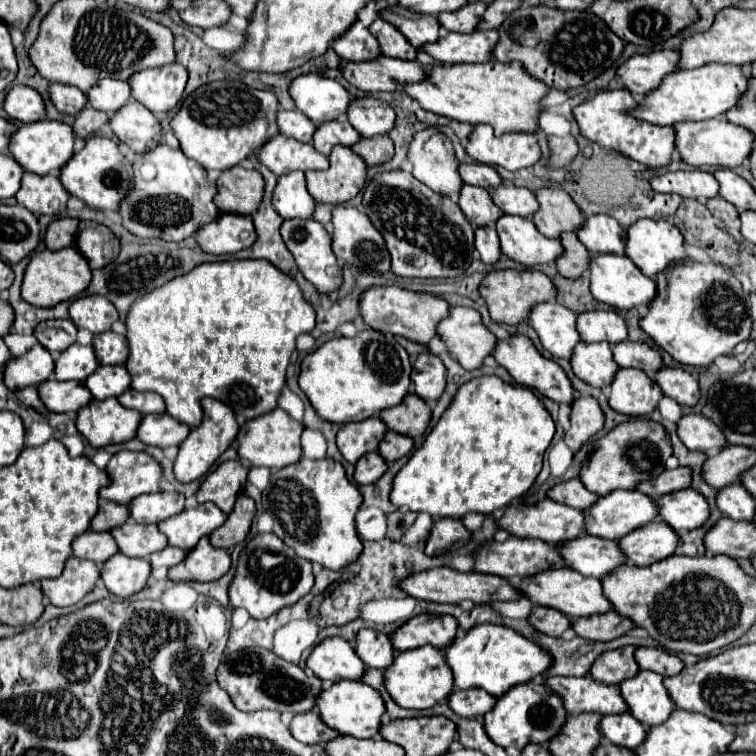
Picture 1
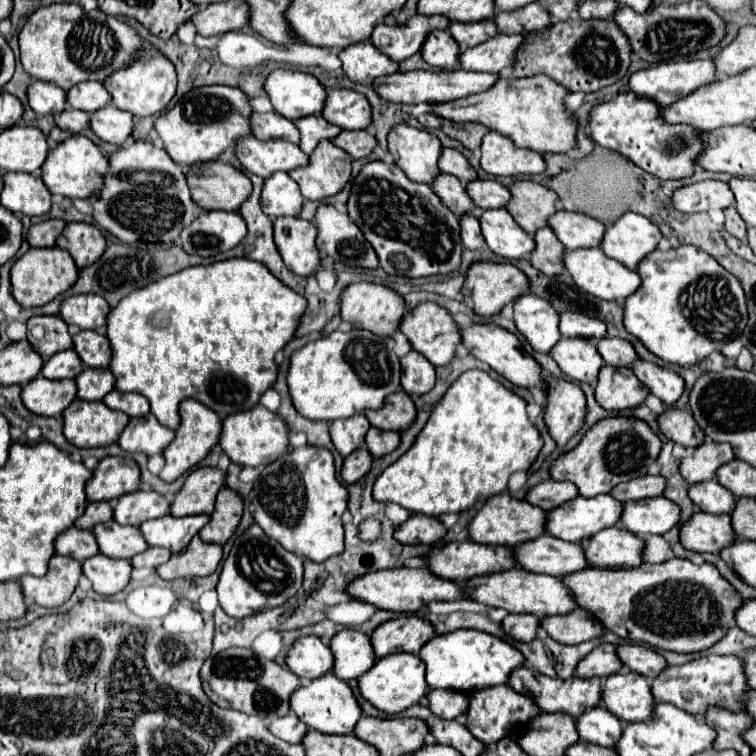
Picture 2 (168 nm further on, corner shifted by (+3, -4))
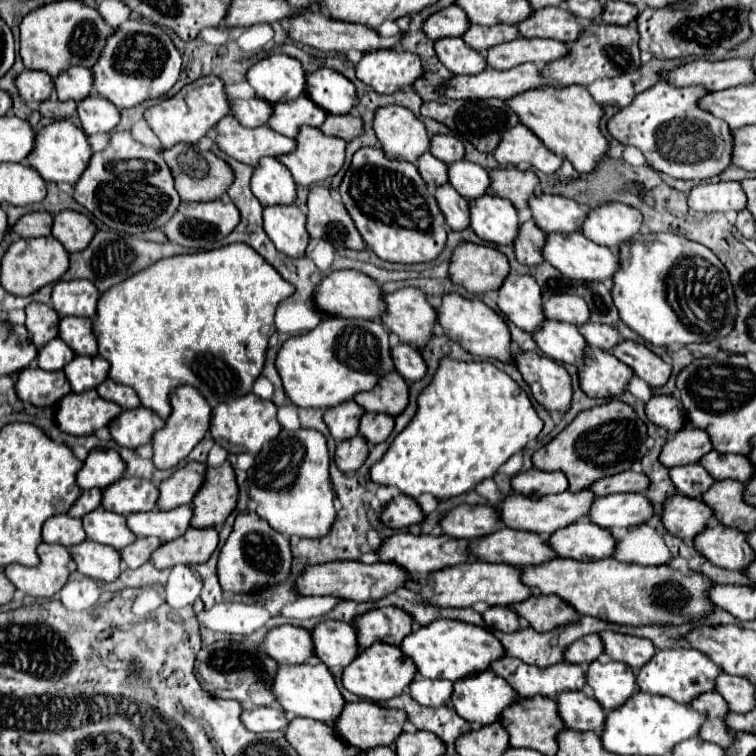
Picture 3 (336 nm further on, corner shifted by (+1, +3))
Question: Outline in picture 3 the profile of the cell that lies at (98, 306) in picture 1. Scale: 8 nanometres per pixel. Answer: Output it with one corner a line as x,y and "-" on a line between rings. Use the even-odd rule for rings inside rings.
60,280
52,290
52,306
60,316
84,316
94,320
100,290
90,280

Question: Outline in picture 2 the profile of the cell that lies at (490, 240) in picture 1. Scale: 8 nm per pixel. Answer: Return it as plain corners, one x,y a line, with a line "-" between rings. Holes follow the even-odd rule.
462,215
460,217
460,237
466,249
480,249
484,245
480,223
474,215

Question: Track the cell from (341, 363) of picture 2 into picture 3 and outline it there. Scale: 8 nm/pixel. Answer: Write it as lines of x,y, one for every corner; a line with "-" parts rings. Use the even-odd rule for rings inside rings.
328,316
314,330
288,338
278,352
276,368
286,394
296,406
328,410
352,400
358,392
372,390
384,374
394,372
394,360
384,324

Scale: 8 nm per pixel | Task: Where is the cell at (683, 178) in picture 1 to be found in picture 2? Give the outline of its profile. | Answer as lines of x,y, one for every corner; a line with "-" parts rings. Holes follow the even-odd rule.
702,181
678,189
672,197
672,203
682,213
704,213
734,205
734,195
722,181

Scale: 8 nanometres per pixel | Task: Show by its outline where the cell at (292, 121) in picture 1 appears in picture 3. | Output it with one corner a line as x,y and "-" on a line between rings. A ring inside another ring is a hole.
258,98
230,100
230,106
234,108
234,118
246,128
268,126
268,120
274,114
272,106
266,104
266,100
258,100

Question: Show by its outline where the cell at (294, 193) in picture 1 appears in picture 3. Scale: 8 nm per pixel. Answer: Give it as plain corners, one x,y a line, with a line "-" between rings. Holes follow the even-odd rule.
266,158
254,168
250,186
252,194
266,206
296,202
296,182
290,176
290,170
274,158

